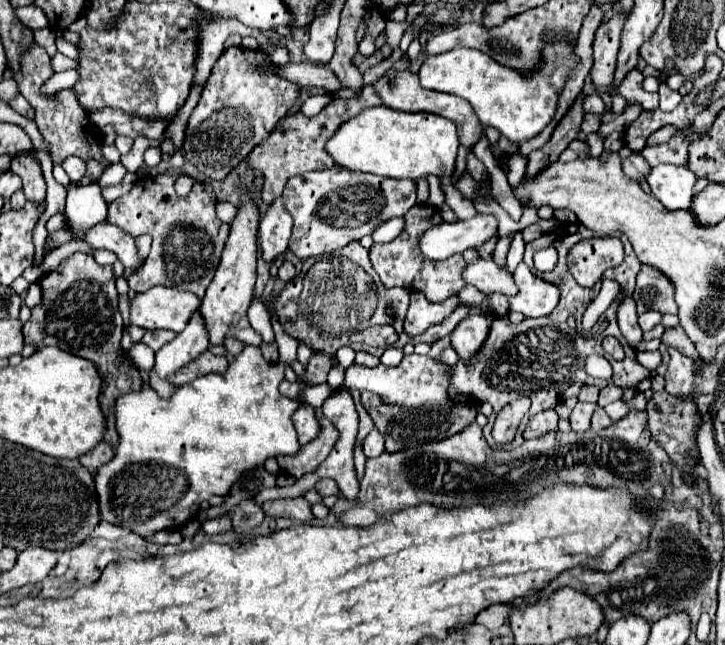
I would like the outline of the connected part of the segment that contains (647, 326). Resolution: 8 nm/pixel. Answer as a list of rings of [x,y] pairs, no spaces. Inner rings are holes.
[[[646,311],[646,313],[640,315],[640,319],[638,319],[638,323],[640,323],[640,327],[642,327],[644,331],[652,331],[660,321],[662,321],[662,313],[656,313],[656,311]]]

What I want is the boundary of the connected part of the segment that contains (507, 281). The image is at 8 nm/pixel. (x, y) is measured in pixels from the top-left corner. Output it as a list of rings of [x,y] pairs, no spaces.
[[[480,259],[476,263],[468,263],[464,277],[466,277],[466,283],[478,287],[486,295],[502,293],[502,295],[512,297],[518,293],[518,287],[514,283],[514,275],[506,267],[496,265],[494,261]]]

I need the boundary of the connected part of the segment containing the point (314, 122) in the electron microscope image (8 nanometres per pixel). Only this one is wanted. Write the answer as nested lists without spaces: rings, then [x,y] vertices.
[[[366,85],[362,89],[362,95],[360,97],[356,97],[356,99],[338,99],[338,97],[334,97],[314,117],[304,117],[302,113],[290,113],[288,117],[284,117],[284,121],[270,133],[270,137],[266,137],[266,141],[262,141],[258,147],[254,147],[252,153],[246,157],[248,167],[252,171],[262,171],[264,177],[266,177],[266,187],[264,187],[262,201],[266,205],[270,205],[270,201],[282,197],[282,189],[284,189],[286,181],[290,177],[294,177],[294,175],[302,175],[302,173],[308,173],[308,171],[336,167],[336,161],[326,151],[326,143],[330,141],[330,137],[348,119],[356,117],[364,109],[378,107],[378,105],[382,105],[380,97],[376,97],[374,89],[370,85]]]

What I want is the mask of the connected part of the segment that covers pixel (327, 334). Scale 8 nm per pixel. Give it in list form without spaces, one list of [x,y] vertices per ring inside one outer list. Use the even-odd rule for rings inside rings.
[[[352,241],[350,245],[336,249],[334,253],[308,257],[298,277],[286,283],[282,293],[276,297],[272,309],[280,313],[280,323],[288,335],[306,345],[312,345],[322,353],[336,353],[338,347],[350,345],[350,335],[354,331],[362,331],[378,323],[388,323],[396,329],[396,347],[420,341],[434,343],[444,335],[450,335],[454,331],[454,325],[458,325],[468,313],[468,307],[462,305],[462,309],[456,309],[450,319],[430,329],[424,337],[408,337],[402,327],[408,301],[410,291],[398,287],[386,289],[370,263],[370,251],[364,249],[358,241]]]

